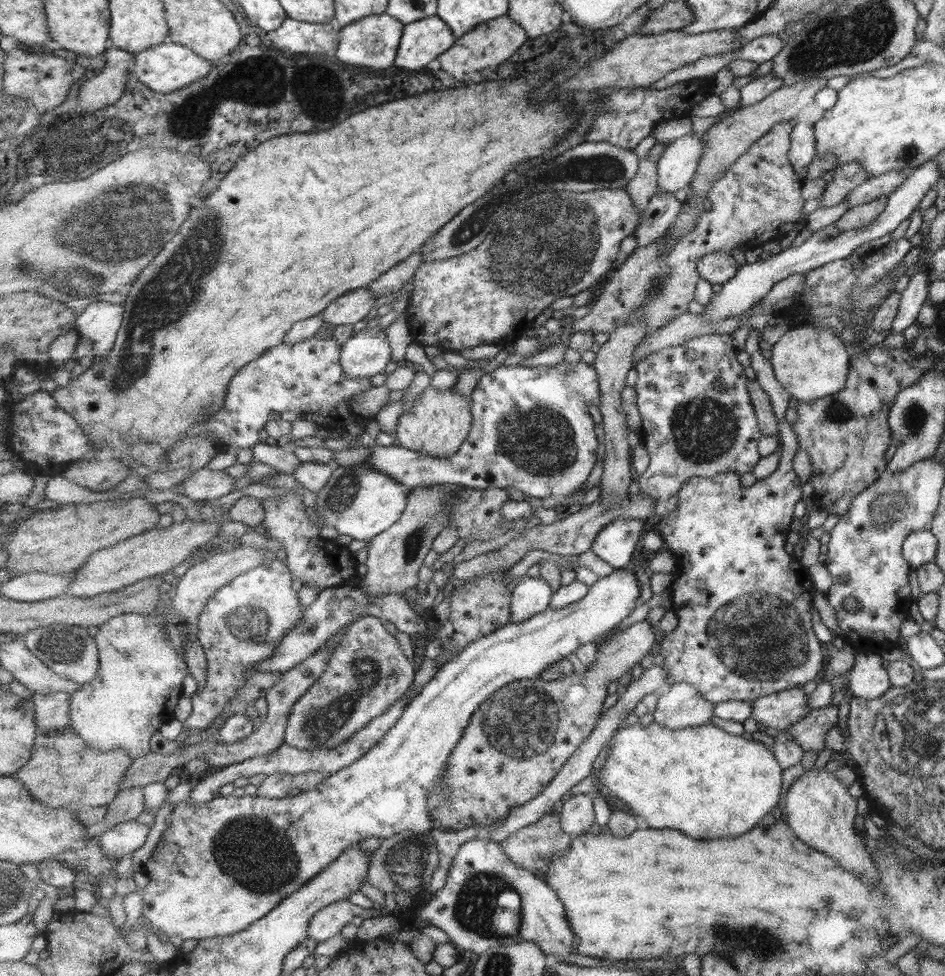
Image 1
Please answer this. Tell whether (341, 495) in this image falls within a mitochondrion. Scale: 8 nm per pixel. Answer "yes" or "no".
yes

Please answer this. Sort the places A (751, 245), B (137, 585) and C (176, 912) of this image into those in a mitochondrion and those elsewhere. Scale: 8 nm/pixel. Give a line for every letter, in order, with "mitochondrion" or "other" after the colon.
A: other
B: other
C: other

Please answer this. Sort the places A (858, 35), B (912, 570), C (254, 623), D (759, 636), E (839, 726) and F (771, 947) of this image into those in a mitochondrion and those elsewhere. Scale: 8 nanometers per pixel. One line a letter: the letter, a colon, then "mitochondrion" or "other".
A: mitochondrion
B: other
C: mitochondrion
D: mitochondrion
E: other
F: mitochondrion

